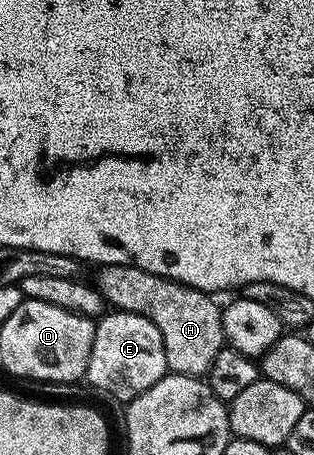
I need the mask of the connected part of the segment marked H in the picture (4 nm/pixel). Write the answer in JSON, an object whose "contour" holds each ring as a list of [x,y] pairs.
{"contour":[[[107,265],[100,270],[99,292],[114,310],[122,313],[141,313],[155,323],[169,356],[168,372],[182,373],[188,377],[208,374],[221,349],[226,348],[225,323],[222,310],[212,296],[170,281],[131,265]]]}

